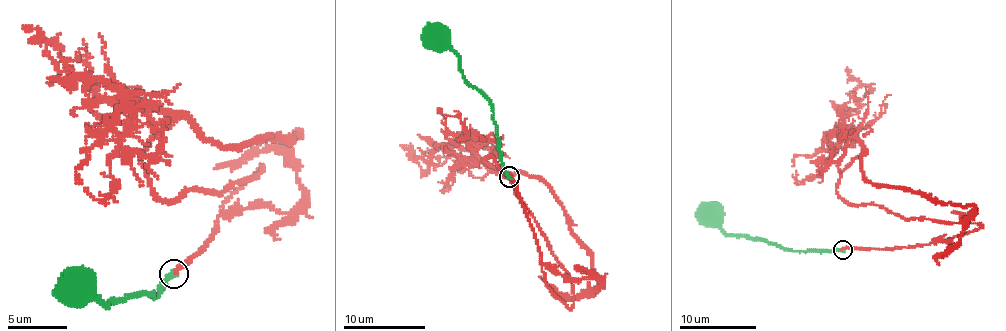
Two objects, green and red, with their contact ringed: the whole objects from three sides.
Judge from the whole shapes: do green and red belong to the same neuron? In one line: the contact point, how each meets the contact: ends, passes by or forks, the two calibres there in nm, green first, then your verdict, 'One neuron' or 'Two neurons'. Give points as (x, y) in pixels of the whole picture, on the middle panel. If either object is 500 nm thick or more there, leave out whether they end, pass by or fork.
Place: (509, 177). At the ring green ends. At the ring red ends. Thickness 280 nm (green) against 180 nm. Two neurons

